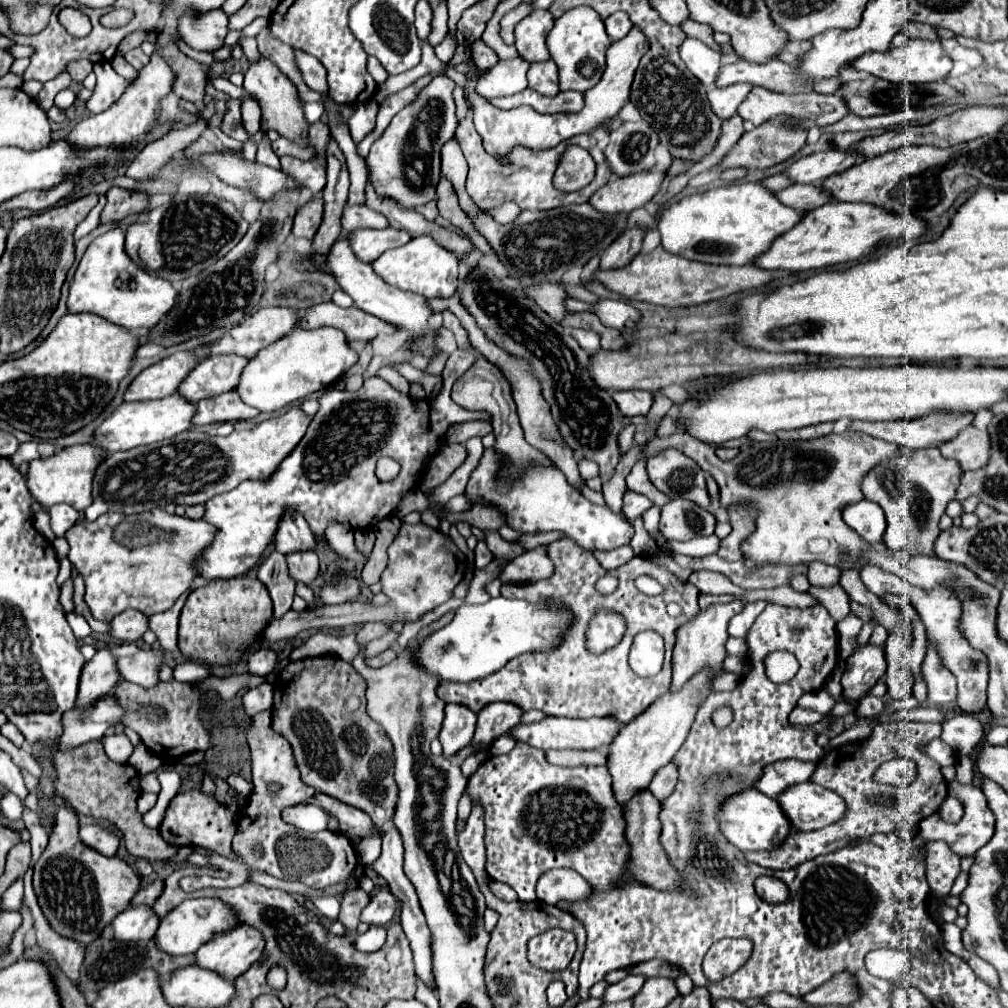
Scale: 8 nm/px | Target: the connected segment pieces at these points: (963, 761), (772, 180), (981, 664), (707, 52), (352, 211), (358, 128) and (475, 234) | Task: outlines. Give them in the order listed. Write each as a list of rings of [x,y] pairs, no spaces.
[[[959,757],[955,767],[957,767],[957,781],[959,783],[971,783],[971,779],[973,779],[973,759],[971,757]]]
[[[775,175],[775,177],[769,177],[767,183],[763,183],[763,185],[765,185],[765,187],[771,187],[771,191],[777,193],[777,191],[793,185],[793,181],[791,181],[789,177],[785,177],[785,175]]]
[[[911,587],[909,595],[911,603],[919,611],[921,621],[925,623],[927,639],[933,639],[941,651],[945,667],[957,677],[957,707],[965,709],[965,713],[981,713],[987,705],[985,691],[987,691],[987,681],[989,681],[989,667],[985,663],[985,655],[981,651],[973,651],[969,643],[961,637],[961,631],[957,629],[959,617],[961,617],[961,603],[959,599],[945,587],[935,587],[931,593],[925,593],[917,587]]]
[[[687,37],[679,47],[679,55],[681,55],[683,63],[687,65],[687,69],[705,87],[713,85],[713,81],[717,79],[717,71],[721,67],[721,53],[719,51],[713,51],[703,41]]]
[[[347,205],[341,223],[343,223],[343,231],[349,231],[349,233],[363,227],[373,227],[373,229],[389,227],[389,221],[385,219],[385,215],[369,209],[367,205],[353,205],[353,207]]]
[[[369,99],[365,103],[355,105],[353,115],[349,117],[349,129],[355,143],[359,143],[369,131],[373,131],[375,117],[377,117],[377,101]]]
[[[441,179],[441,181],[439,181],[439,185],[437,185],[437,195],[439,195],[439,199],[437,199],[439,215],[445,217],[451,225],[459,227],[459,229],[475,243],[475,247],[477,247],[481,253],[489,253],[491,247],[489,247],[487,239],[477,231],[477,227],[473,225],[473,221],[461,211],[459,203],[457,203],[457,197],[455,197],[455,193],[453,193],[453,187],[451,187],[451,183],[449,183],[447,179]]]

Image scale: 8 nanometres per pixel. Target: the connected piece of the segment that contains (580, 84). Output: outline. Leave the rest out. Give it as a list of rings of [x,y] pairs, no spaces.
[[[575,7],[555,21],[555,27],[547,35],[547,47],[551,59],[559,69],[559,89],[561,91],[579,91],[585,93],[597,79],[601,79],[605,69],[605,51],[611,45],[609,35],[605,33],[603,19],[591,7]]]

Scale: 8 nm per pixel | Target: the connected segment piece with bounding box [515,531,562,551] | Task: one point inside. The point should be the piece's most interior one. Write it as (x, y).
(529, 541)

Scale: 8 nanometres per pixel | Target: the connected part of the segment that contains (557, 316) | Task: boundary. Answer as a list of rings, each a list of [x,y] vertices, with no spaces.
[[[541,283],[541,287],[529,287],[527,291],[537,305],[543,307],[543,311],[553,317],[557,323],[563,321],[565,315],[571,311],[565,307],[565,301],[569,299],[569,293],[565,291],[563,285],[551,285],[551,283]]]

